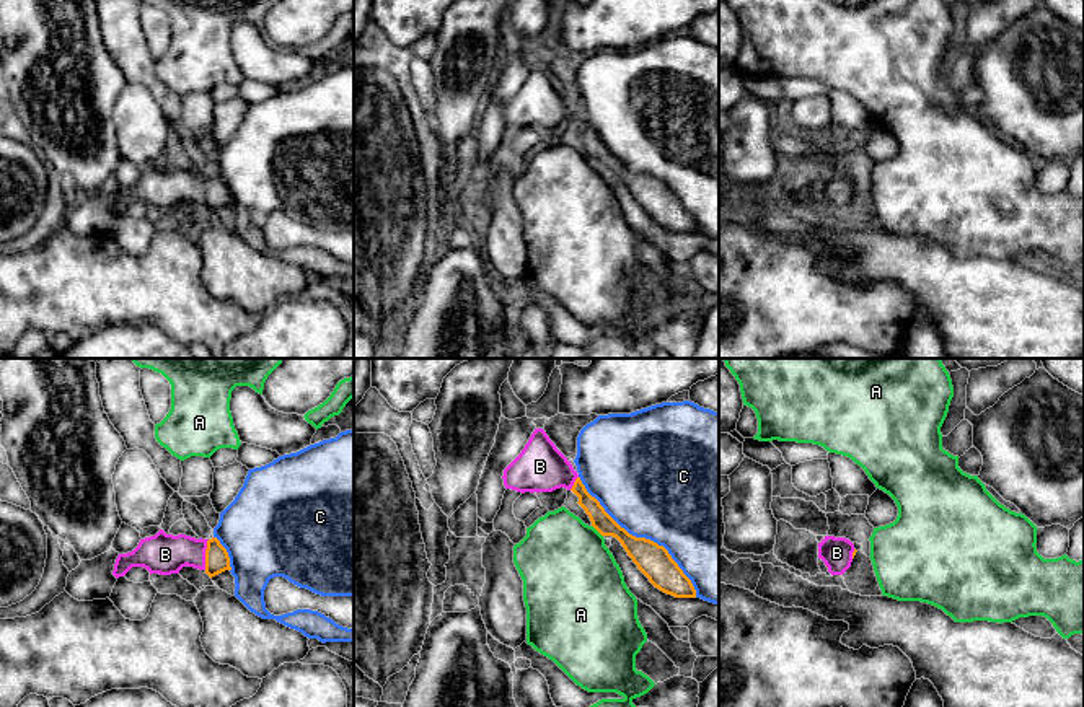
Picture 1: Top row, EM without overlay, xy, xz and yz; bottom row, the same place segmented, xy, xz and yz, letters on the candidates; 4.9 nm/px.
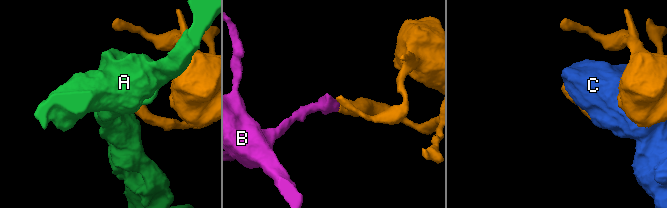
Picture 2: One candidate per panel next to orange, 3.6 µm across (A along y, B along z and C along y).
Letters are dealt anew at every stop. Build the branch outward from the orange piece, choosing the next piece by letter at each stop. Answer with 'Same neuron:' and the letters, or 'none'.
Same neuron: B

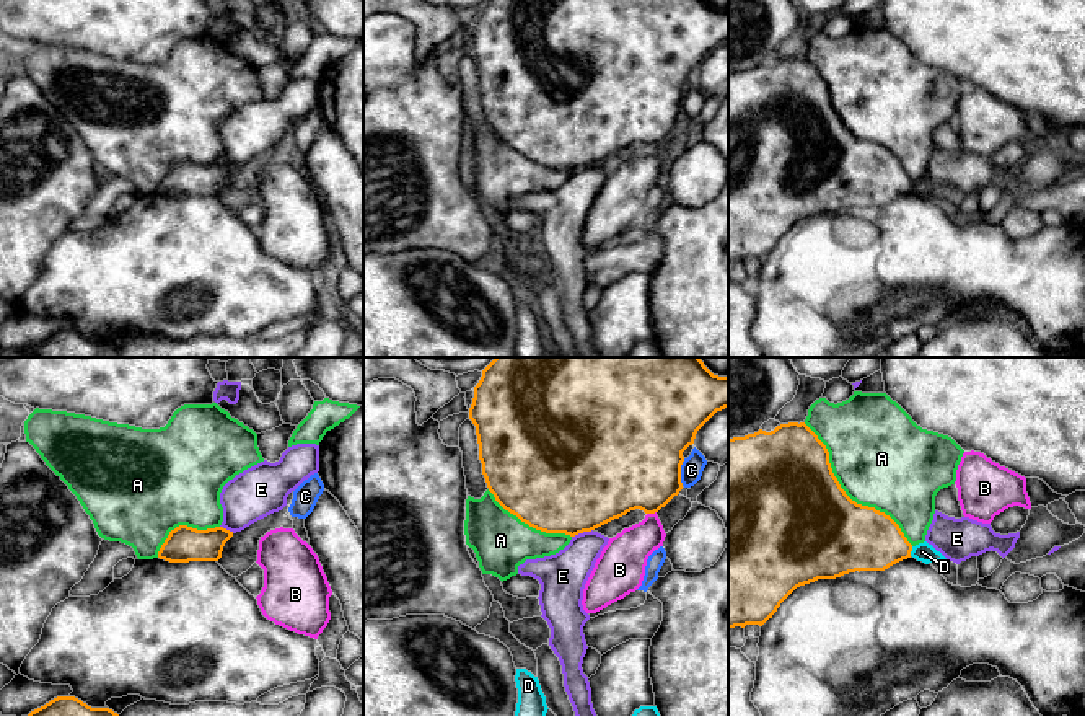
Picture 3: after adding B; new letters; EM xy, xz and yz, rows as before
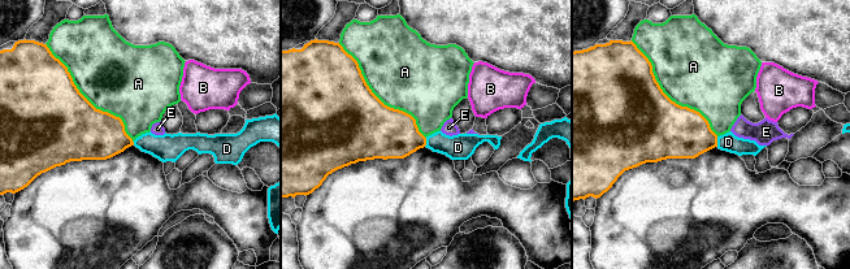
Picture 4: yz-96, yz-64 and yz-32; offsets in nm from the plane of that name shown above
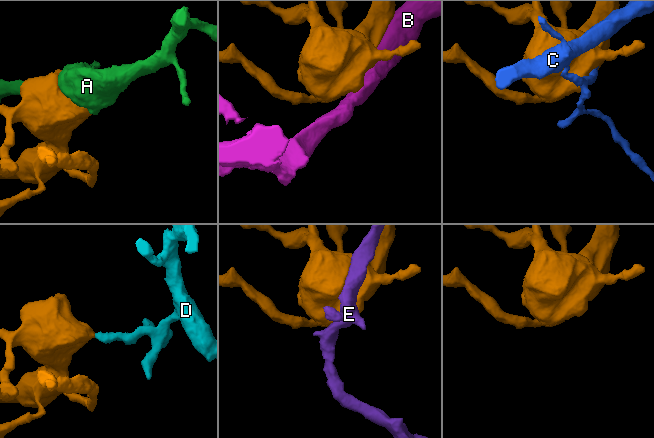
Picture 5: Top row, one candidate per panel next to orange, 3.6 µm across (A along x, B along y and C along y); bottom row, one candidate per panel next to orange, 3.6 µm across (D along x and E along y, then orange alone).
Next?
Same neuron: none

